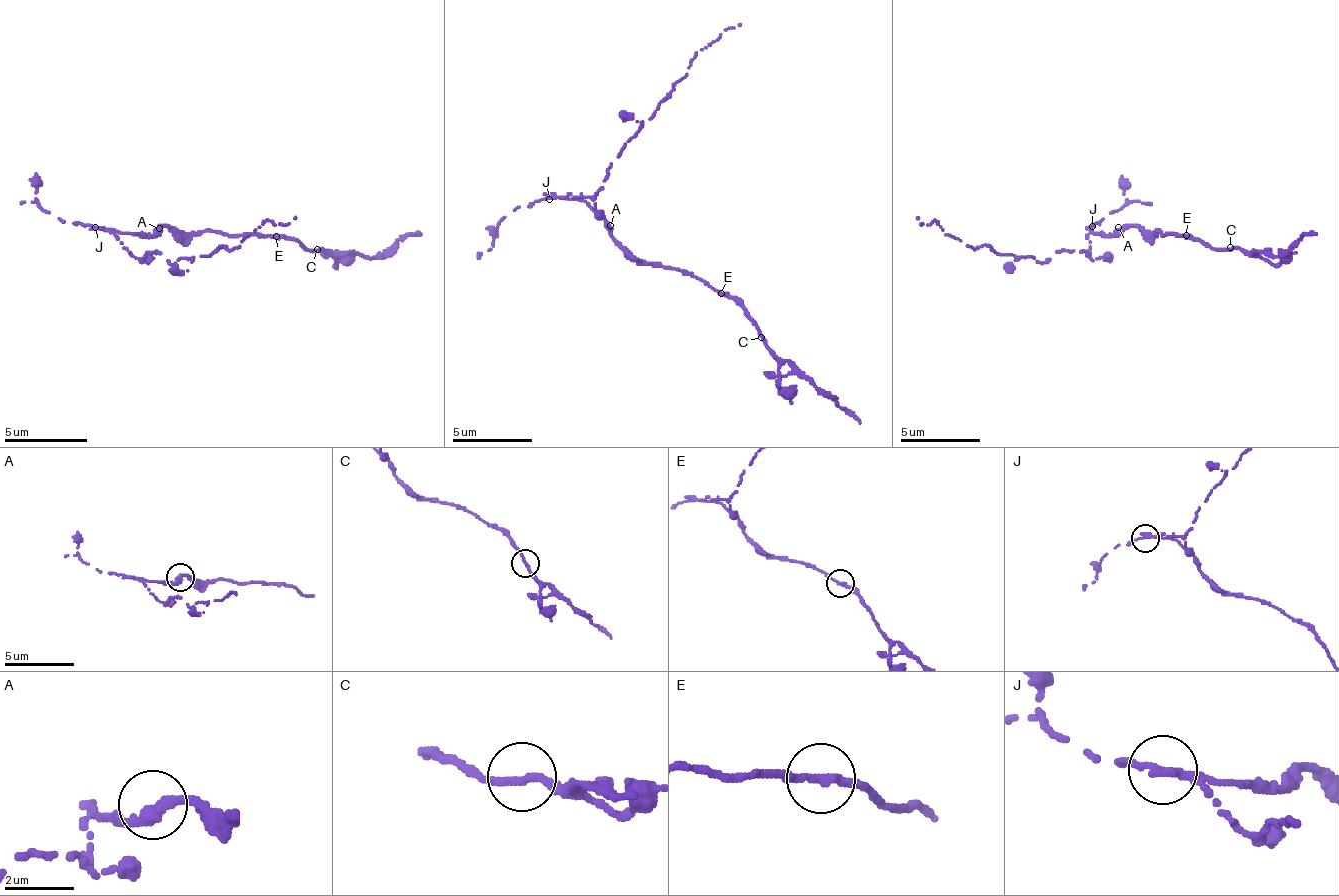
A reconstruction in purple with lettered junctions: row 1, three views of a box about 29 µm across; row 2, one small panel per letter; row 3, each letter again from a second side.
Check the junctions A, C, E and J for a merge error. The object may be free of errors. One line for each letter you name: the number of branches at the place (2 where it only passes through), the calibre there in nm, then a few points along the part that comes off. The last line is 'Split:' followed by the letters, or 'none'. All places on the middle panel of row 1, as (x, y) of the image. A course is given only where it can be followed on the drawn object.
J: Branches: 2. Thickness 260 nm. Course of the part to remove: (550, 198), (590, 198), (610, 162), (689, 62), (729, 26), (741, 23)
Split: J

